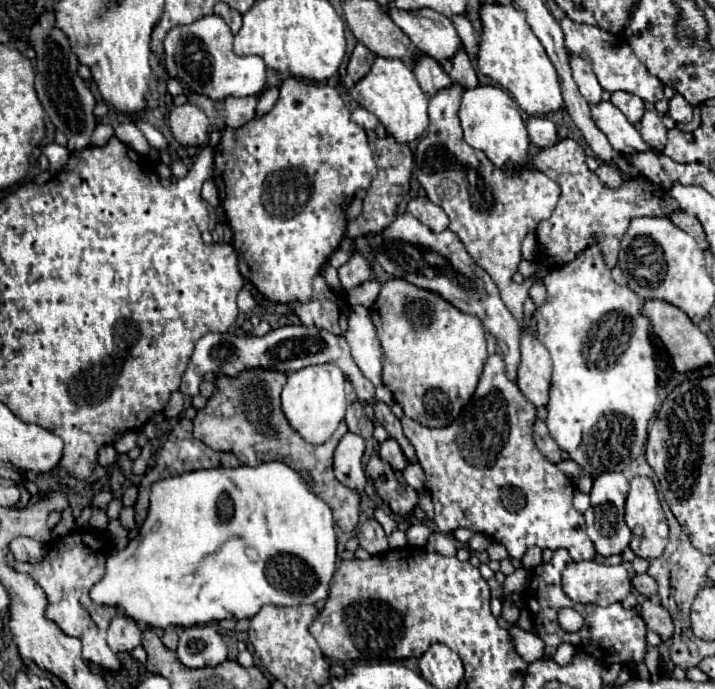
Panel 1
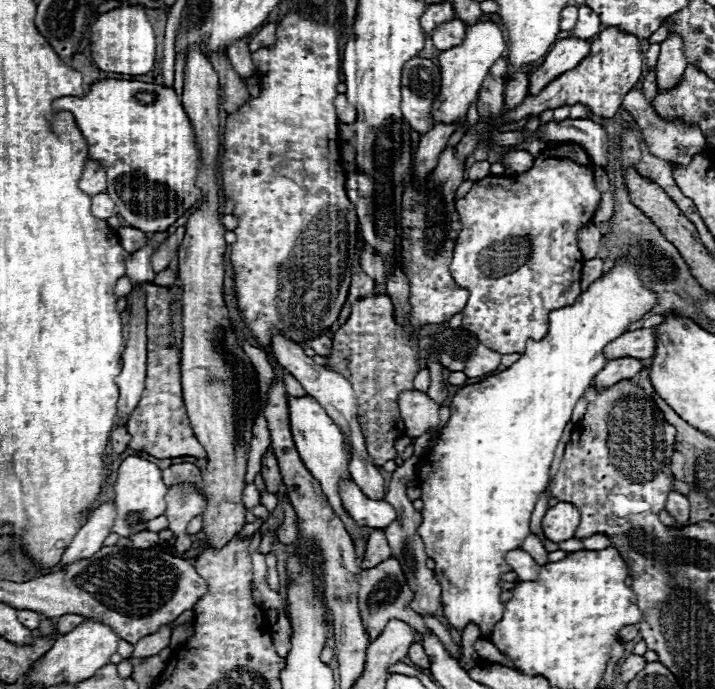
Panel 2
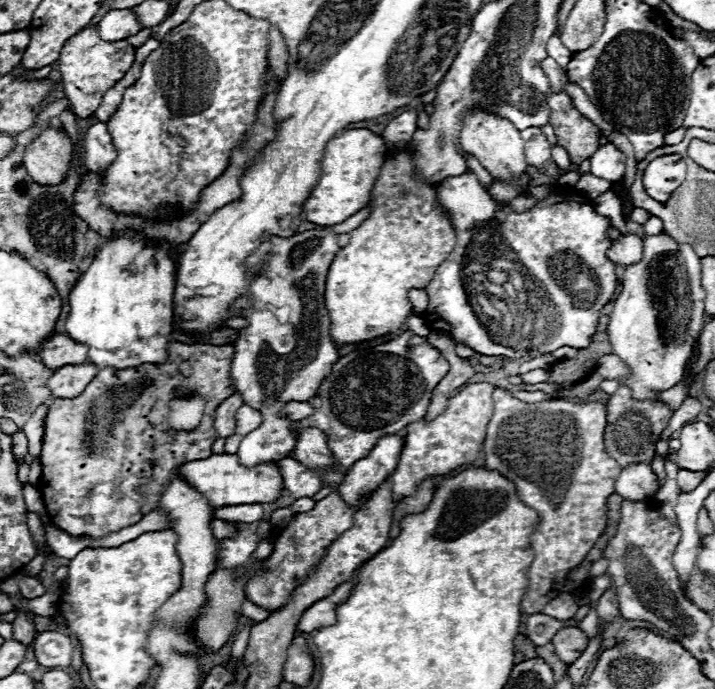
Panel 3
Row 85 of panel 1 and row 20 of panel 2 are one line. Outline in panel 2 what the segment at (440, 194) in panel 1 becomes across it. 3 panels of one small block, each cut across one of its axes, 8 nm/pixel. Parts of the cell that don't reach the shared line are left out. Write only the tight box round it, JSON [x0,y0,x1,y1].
[432,20,466,50]

